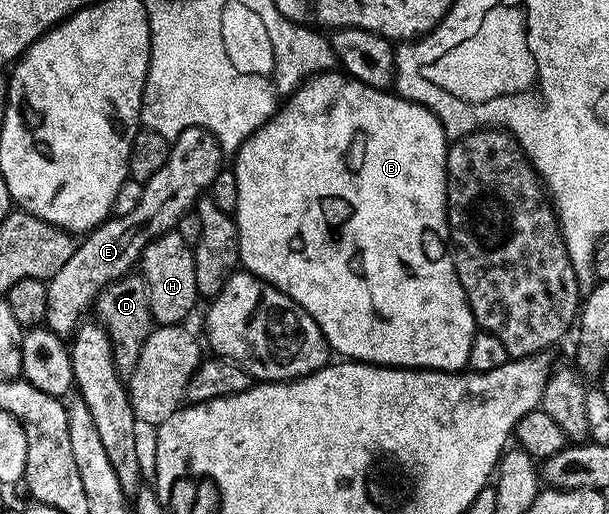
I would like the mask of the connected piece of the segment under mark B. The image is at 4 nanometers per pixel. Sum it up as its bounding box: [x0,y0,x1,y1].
[233,70,477,372]

